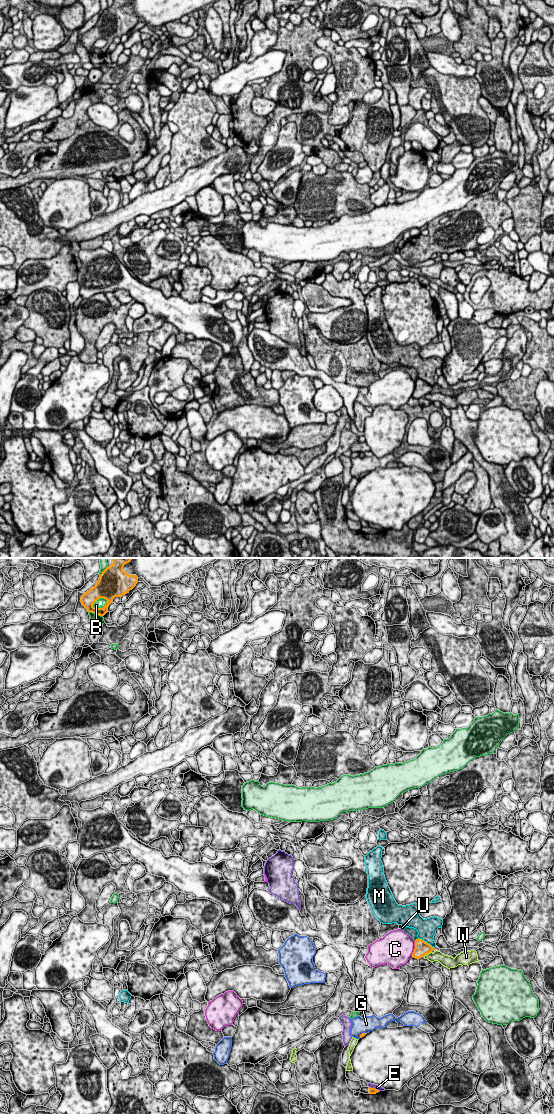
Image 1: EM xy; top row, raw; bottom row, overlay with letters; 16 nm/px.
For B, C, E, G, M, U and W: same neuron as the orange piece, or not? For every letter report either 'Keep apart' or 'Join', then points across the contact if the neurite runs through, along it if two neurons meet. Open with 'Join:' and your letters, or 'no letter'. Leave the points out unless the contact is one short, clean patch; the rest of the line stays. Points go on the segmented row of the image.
Join: no letter
B: Keep apart
C: Keep apart
E: Keep apart
G: Keep apart. Boundary: xy (368, 1031), (363, 1032), (359, 1037)
M: Keep apart
U: Keep apart. Boundary: xy (418, 938), (414, 940)
W: Keep apart

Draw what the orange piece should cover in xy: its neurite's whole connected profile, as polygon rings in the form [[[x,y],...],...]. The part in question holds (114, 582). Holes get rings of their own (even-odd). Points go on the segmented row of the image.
[[[113,558],[113,564],[102,572],[96,585],[82,595],[80,601],[88,612],[104,616],[115,597],[122,597],[136,586],[138,577],[123,570],[124,565],[131,560]],[[100,598],[106,599],[107,604],[103,608],[94,608],[94,603]]]

